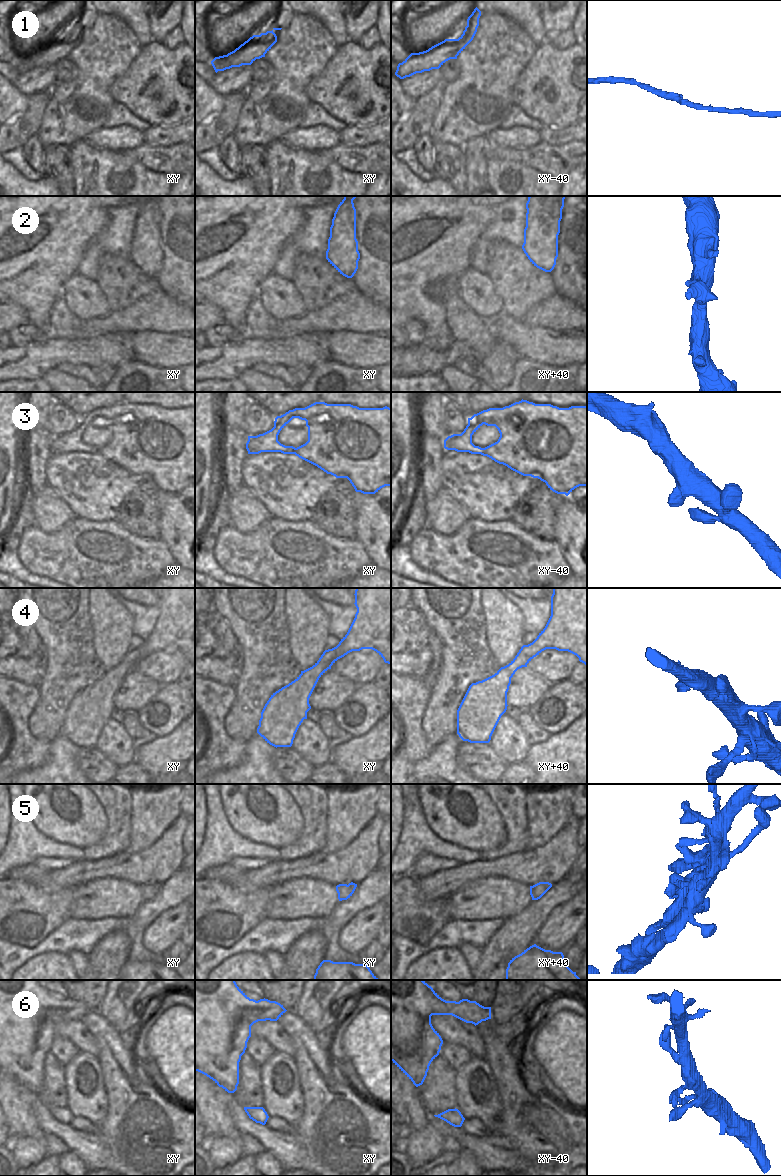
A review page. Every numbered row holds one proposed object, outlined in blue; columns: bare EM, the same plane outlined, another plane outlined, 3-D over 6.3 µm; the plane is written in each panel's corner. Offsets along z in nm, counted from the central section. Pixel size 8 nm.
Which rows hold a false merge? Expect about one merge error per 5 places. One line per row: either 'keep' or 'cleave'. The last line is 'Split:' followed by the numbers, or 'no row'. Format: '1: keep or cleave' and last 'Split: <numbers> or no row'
1: keep
2: keep
3: keep
4: keep
5: cleave
6: keep
Split: 5

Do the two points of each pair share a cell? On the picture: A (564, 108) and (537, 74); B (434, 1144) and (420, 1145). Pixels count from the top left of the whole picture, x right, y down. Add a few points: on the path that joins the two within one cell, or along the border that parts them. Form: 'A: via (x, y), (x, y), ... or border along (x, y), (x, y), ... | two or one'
A: via (559, 99), (558, 92), (546, 83) | one
B: via (431, 1144), (423, 1145) | one

